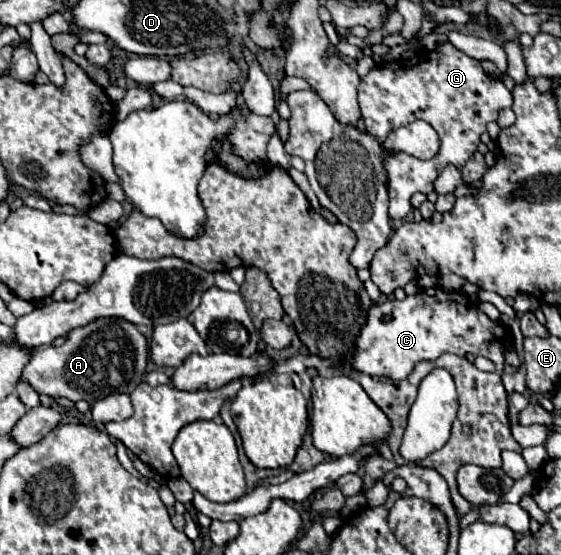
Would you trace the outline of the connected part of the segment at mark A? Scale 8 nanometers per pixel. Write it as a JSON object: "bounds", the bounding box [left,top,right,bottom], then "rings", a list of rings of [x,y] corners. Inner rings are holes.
{"bounds":[22,318,148,404],"rings":[[[98,318],[86,326],[74,328],[62,346],[36,348],[22,372],[22,380],[30,382],[38,394],[94,404],[114,392],[130,394],[142,382],[146,364],[148,344],[136,324],[124,318]]]}

